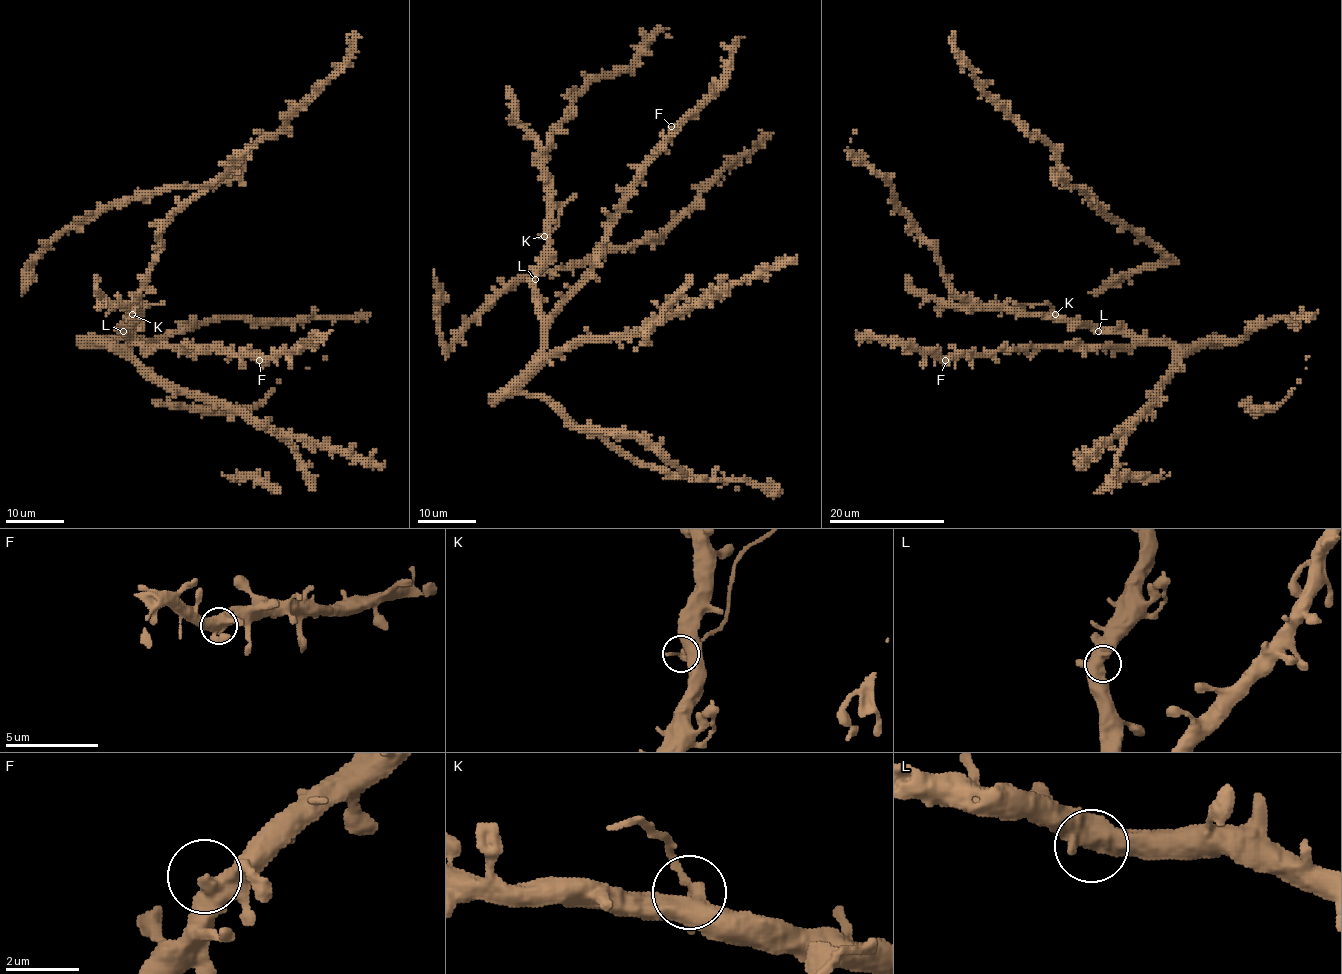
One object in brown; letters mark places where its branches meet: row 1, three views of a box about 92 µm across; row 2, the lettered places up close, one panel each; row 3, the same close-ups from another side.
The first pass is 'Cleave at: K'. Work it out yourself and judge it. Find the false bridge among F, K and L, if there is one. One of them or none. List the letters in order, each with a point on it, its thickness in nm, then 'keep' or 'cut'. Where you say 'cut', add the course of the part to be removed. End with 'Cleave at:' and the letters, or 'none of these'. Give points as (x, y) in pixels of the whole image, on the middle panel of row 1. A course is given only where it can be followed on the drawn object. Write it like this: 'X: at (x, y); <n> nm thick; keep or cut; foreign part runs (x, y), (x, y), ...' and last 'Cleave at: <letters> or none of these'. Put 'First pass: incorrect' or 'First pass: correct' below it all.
F: at (671, 126); 420 nm thick; keep
K: at (544, 236); 320 nm thick; cut; foreign part runs (543, 235), (555, 228), (559, 209), (577, 193)
L: at (535, 279); 550 nm thick; keep
Cleave at: K
First pass: correct

